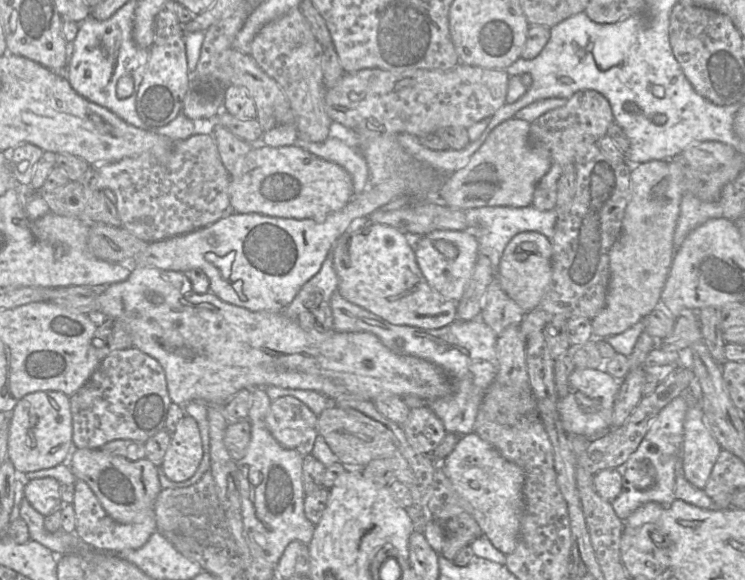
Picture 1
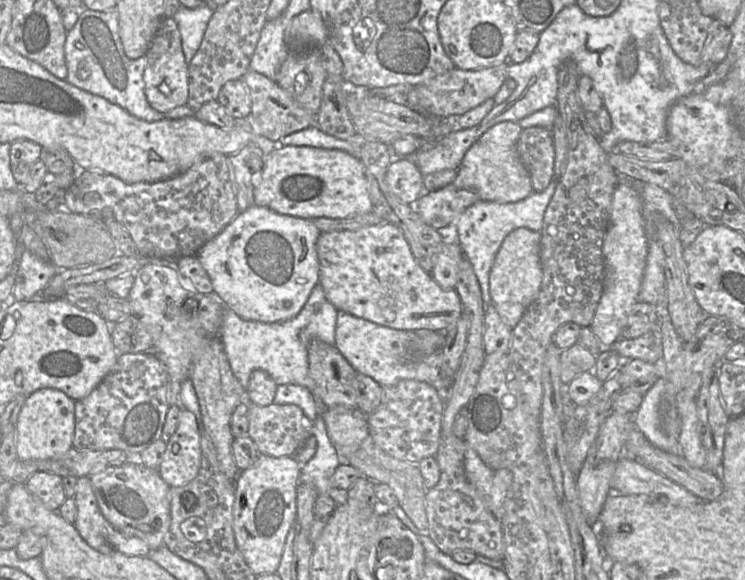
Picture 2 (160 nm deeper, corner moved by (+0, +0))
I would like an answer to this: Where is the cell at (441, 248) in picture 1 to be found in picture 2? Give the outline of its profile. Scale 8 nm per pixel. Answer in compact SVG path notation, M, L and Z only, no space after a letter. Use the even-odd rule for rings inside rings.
M442 243L436 255L431 276L443 289L455 289L459 265L464 258L458 243Z

